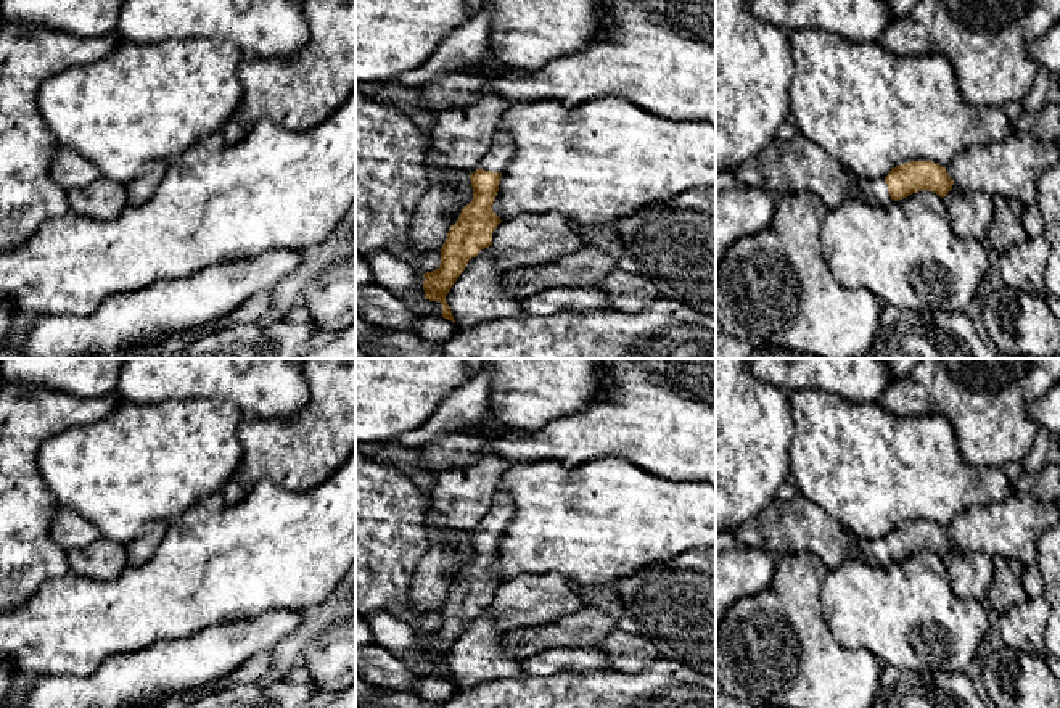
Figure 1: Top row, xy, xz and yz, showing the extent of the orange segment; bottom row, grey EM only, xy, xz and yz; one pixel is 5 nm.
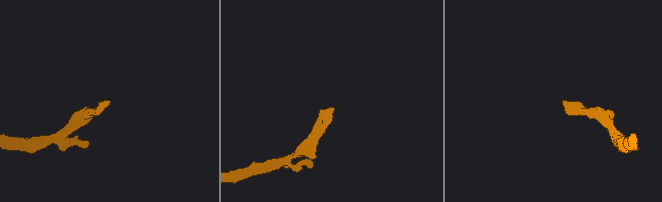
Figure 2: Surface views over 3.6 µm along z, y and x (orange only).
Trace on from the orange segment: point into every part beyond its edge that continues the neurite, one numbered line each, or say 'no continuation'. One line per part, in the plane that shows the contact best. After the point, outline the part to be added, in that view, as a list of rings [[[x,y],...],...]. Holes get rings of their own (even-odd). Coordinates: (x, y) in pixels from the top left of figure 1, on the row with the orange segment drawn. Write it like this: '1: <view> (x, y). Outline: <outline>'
1: xz (502, 150). Outline: [[[495,130],[492,143],[486,156],[479,161],[476,169],[503,172],[515,158],[516,148],[512,137],[503,130]]]

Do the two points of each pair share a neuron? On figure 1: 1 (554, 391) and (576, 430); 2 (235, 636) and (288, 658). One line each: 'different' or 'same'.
1: different
2: different

